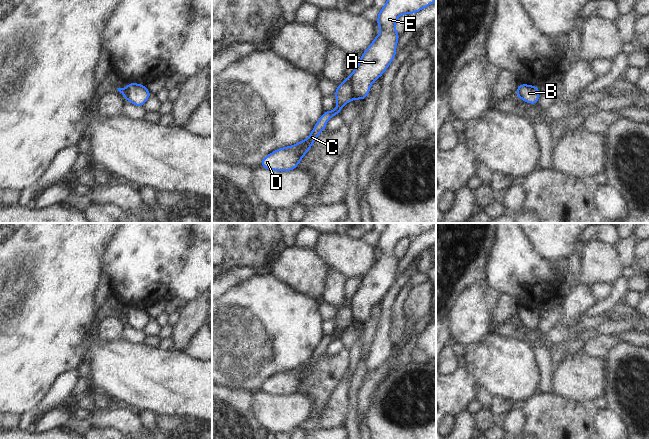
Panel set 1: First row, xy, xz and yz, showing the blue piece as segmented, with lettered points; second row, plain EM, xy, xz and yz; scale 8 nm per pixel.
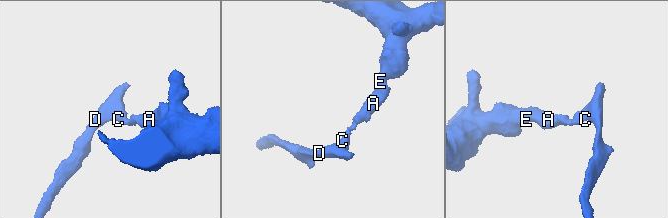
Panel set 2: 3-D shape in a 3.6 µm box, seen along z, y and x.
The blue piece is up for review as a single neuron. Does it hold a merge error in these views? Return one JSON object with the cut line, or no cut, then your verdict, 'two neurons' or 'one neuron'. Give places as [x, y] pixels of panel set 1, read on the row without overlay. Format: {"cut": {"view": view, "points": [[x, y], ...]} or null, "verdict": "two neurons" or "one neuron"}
{"cut": {"view": "xz", "points": [[347, 303], [354, 321]]}, "verdict": "two neurons"}

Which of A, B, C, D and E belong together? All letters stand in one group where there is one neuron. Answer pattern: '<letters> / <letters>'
A E / B C D

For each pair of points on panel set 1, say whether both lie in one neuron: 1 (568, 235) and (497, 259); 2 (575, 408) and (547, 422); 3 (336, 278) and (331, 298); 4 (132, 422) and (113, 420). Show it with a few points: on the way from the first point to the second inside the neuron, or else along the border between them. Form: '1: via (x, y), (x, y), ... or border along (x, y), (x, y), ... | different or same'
1: border along (524, 233), (533, 248), (540, 255), (554, 260) | different
2: via (568, 415), (561, 422), (554, 422) | same
3: via (334, 283), (333, 293) | same
4: via (127, 422), (118, 420) | same

